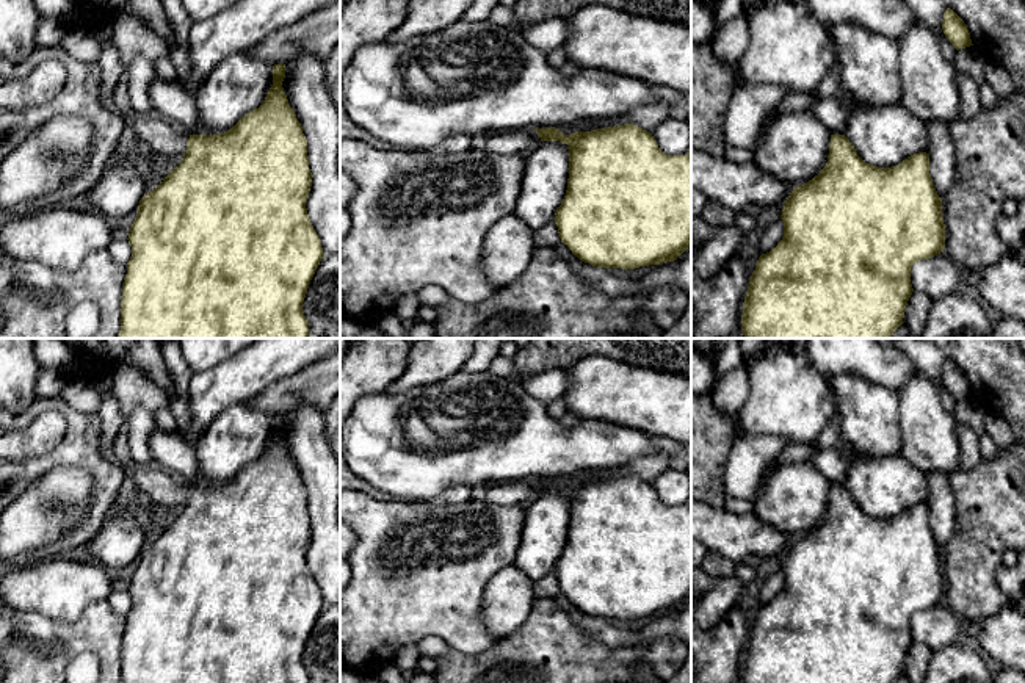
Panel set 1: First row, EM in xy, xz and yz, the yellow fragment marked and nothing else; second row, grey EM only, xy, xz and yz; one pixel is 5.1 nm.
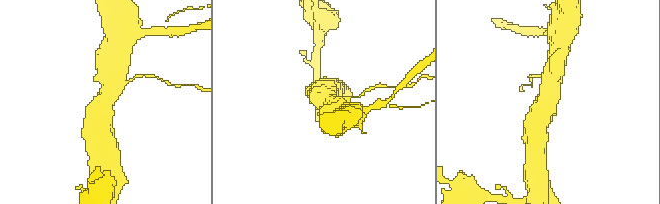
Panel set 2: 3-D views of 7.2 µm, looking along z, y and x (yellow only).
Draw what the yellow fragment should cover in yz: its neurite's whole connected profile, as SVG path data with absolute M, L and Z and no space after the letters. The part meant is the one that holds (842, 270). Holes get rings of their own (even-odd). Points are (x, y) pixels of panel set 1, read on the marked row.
M831 135L828 163L818 175L793 188L782 208L784 237L770 252L762 254L749 277L743 302L741 329L744 338L892 338L903 324L904 309L914 291L911 284L912 265L931 258L945 249L945 224L942 199L939 197L931 174L929 154L918 152L892 168L878 168L865 163L845 135Z

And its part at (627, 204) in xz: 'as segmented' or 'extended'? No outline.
extended

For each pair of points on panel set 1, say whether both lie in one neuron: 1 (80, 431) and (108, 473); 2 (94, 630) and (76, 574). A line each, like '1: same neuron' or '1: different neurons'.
1: same neuron
2: different neurons

